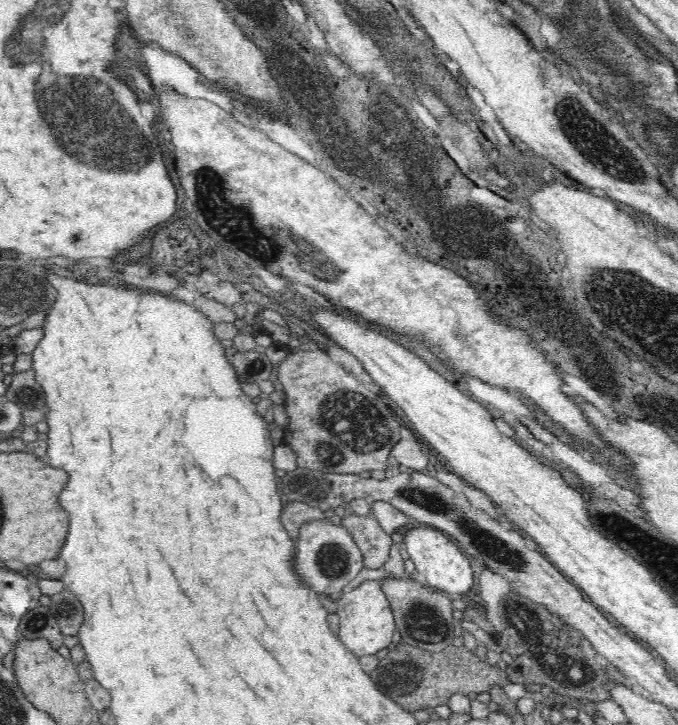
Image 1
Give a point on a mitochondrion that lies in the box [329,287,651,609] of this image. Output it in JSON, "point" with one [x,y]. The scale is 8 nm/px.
{"point":[499,551]}

